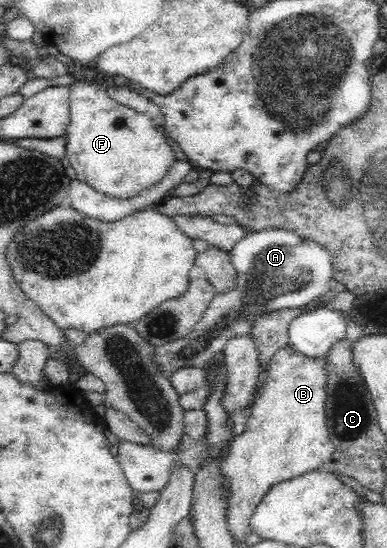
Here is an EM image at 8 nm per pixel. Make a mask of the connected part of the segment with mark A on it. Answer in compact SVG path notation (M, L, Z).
M277 228L247 232L245 237L240 239L230 250L230 261L238 271L237 288L224 294L216 293L206 307L202 318L188 336L156 347L155 359L159 361L163 379L166 380L164 376L170 377L174 371L184 367L193 366L203 369L213 355L224 351L224 345L233 337L250 335L251 321L255 317L260 317L261 313L271 313L271 311L279 311L279 309L293 309L307 305L329 288L329 281L332 278L332 258L329 251L326 251L316 241Z

